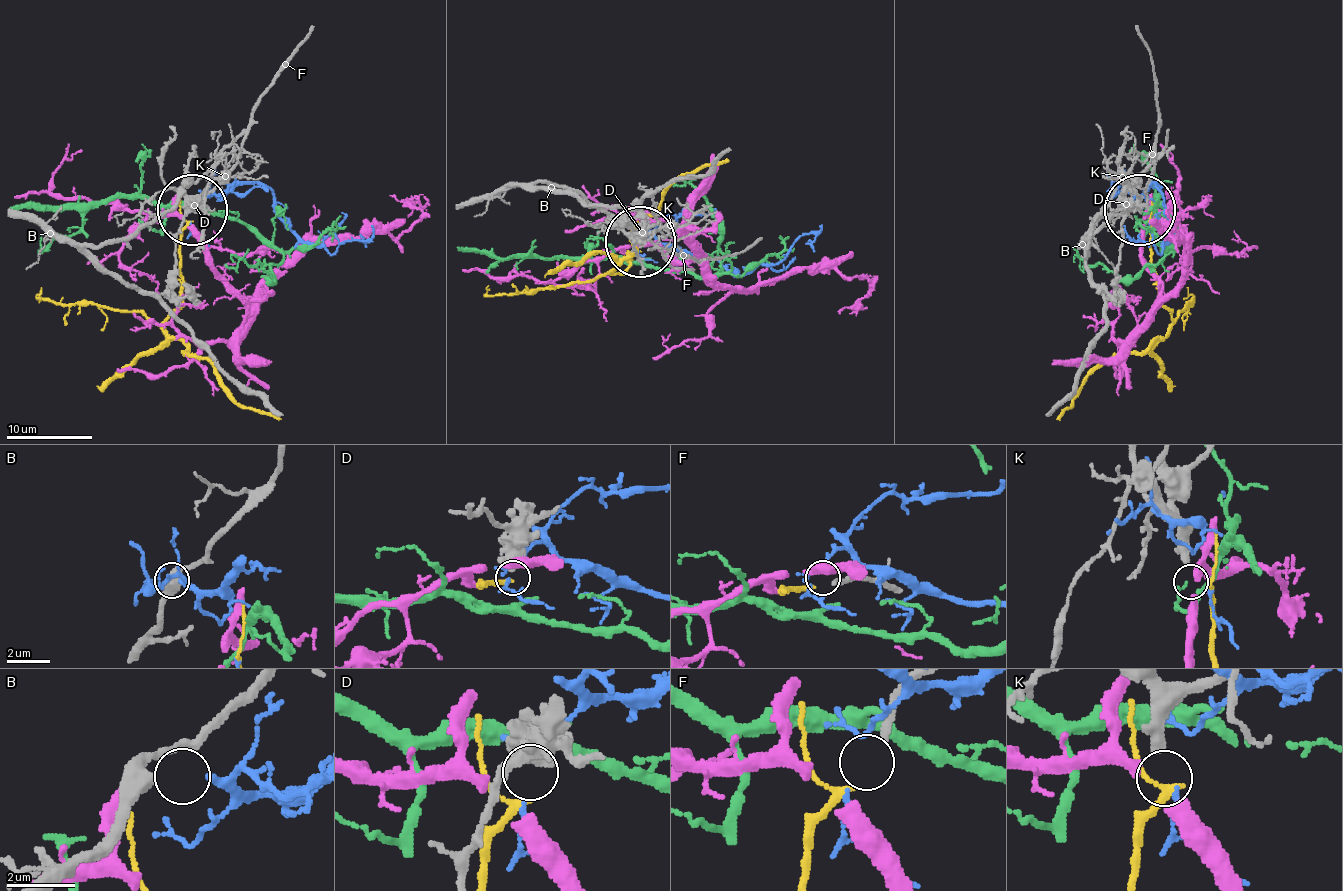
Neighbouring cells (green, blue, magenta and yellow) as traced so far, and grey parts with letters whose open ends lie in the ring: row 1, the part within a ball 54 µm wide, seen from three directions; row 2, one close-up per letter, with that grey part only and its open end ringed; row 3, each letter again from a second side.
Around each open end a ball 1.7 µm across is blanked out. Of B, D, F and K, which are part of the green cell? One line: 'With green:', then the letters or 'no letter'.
With green: no letter

